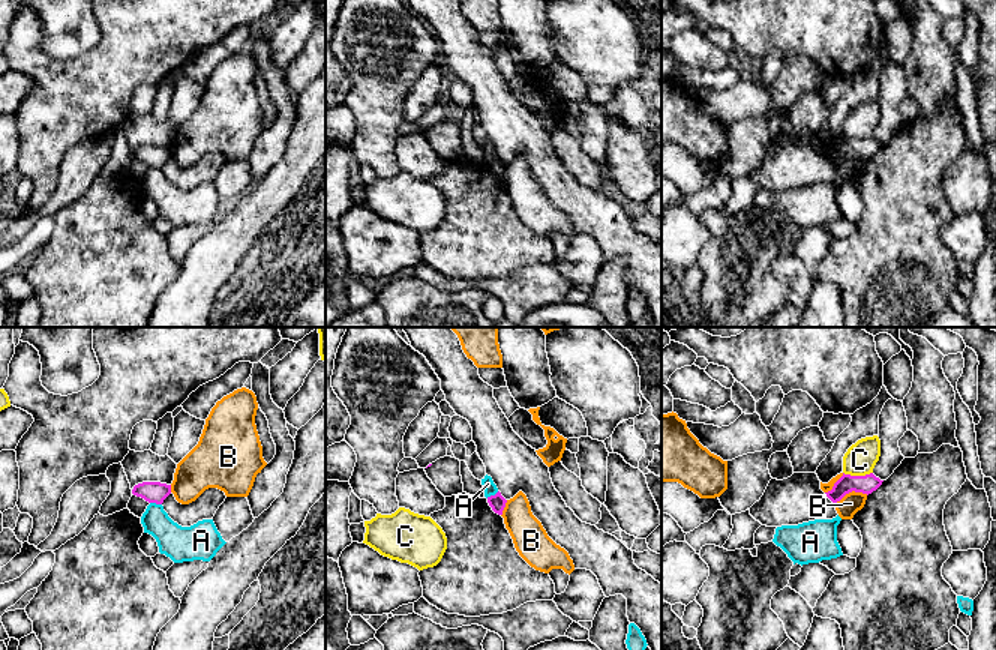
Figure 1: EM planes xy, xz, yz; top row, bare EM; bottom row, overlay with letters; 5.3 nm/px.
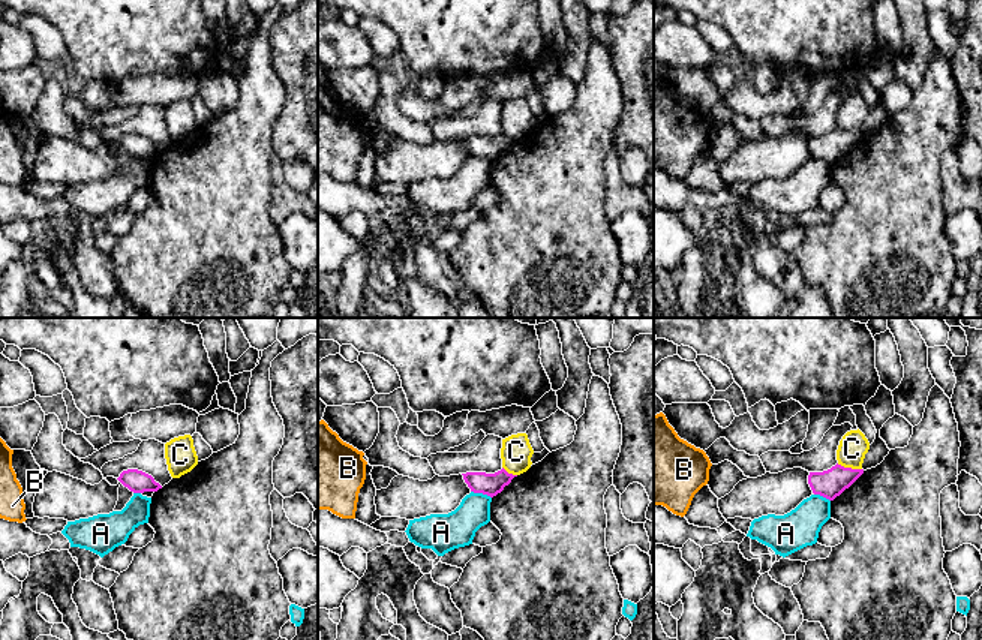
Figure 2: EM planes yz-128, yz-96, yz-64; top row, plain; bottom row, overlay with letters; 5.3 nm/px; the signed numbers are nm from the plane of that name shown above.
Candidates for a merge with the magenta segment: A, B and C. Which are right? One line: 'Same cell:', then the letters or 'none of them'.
Same cell: none of them

